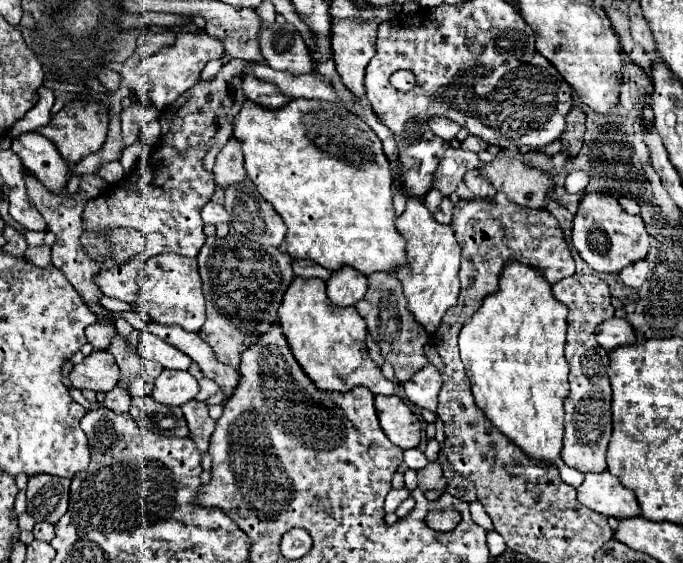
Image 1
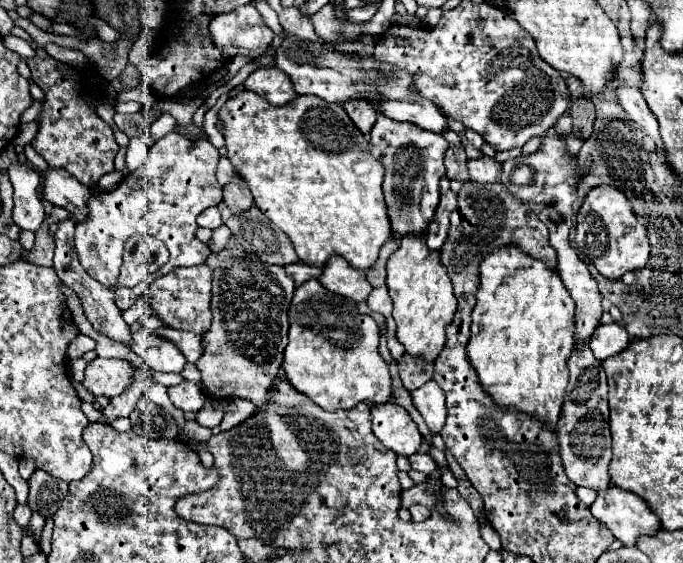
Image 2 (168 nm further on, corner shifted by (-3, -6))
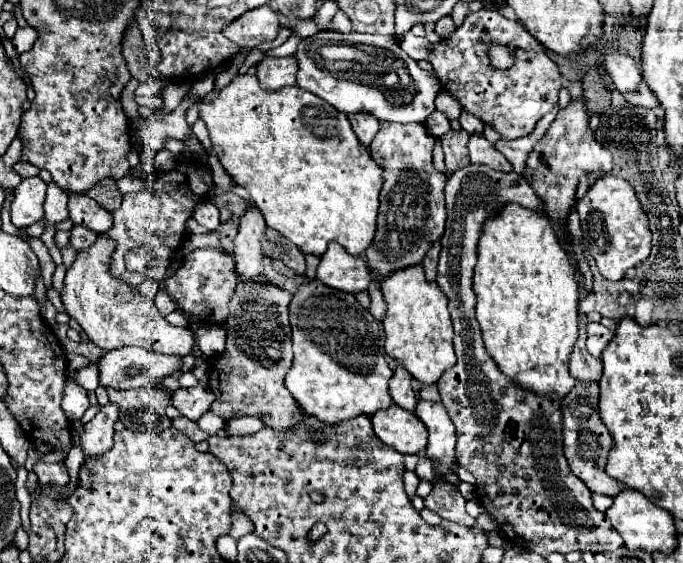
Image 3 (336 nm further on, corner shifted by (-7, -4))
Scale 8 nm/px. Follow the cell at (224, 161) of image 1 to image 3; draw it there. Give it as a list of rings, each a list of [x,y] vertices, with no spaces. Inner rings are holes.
[[[251,208],[241,216],[239,232],[235,236],[233,256],[235,256],[235,272],[239,280],[249,280],[259,286],[275,284],[267,278],[263,268],[263,250],[261,250],[261,236],[267,224],[259,212],[259,208]]]

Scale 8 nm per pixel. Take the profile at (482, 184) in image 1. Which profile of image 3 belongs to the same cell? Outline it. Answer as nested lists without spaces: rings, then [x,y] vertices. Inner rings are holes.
[[[481,134],[469,136],[469,154],[471,154],[471,162],[475,162],[475,164],[487,164],[489,168],[495,168],[495,170],[501,170],[501,172],[513,170],[513,166],[495,148],[495,144],[489,142],[487,138],[483,138]]]

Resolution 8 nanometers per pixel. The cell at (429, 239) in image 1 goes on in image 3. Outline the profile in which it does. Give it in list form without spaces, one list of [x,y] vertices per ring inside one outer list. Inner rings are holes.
[[[423,266],[387,276],[387,280],[381,280],[381,292],[387,302],[383,318],[385,352],[401,362],[401,366],[423,386],[435,384],[447,368],[455,366],[453,326],[447,310],[447,298],[435,282],[425,280]]]

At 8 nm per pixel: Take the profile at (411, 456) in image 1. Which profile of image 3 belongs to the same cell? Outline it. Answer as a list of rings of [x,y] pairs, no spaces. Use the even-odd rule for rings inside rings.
[[[421,458],[419,460],[419,464],[417,464],[417,468],[415,468],[415,474],[417,474],[417,478],[419,480],[433,480],[435,478],[435,472],[433,472],[433,468],[431,468],[431,462],[427,460],[427,458]]]

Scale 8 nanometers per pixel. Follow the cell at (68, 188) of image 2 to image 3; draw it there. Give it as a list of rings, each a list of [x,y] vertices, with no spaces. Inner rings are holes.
[[[69,194],[69,218],[73,224],[87,226],[97,234],[105,234],[113,226],[111,212],[85,194]]]

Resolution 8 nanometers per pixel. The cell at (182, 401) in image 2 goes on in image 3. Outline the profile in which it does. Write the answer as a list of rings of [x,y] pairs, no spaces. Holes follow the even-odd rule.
[[[203,384],[195,388],[181,388],[171,396],[171,404],[179,410],[179,414],[193,422],[197,422],[211,408],[213,400],[213,392]]]

